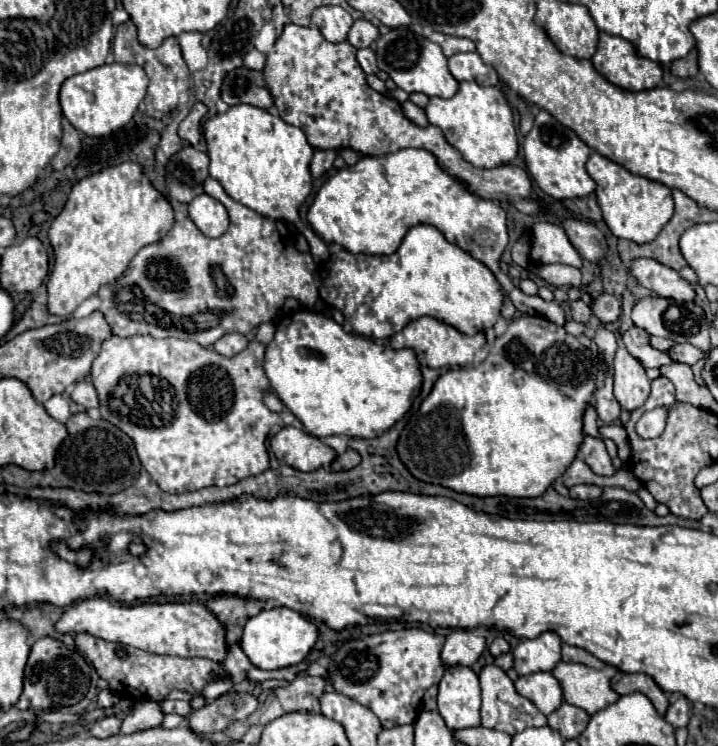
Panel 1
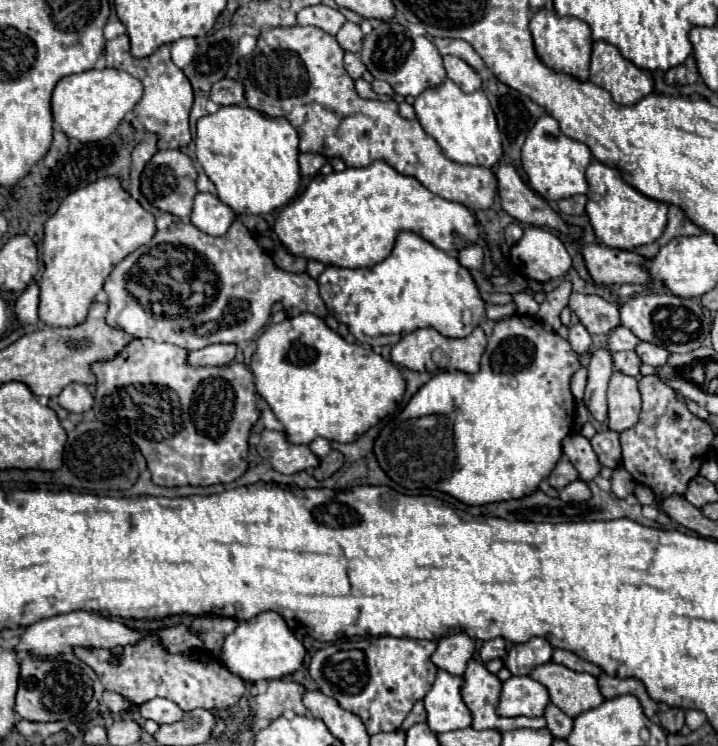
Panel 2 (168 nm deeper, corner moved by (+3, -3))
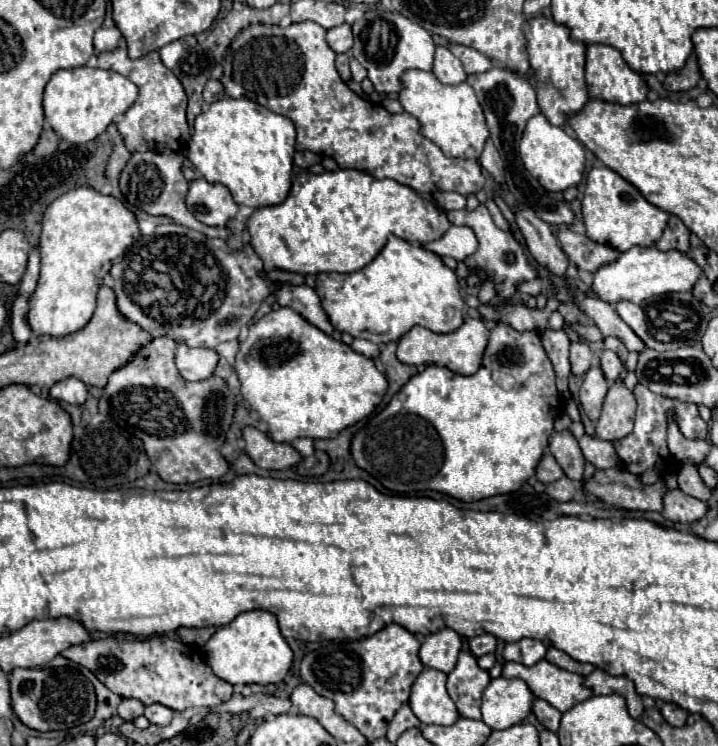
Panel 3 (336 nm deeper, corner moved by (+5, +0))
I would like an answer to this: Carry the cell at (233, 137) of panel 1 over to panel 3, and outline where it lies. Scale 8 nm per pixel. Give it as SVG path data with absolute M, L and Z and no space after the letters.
M220 98L210 104L210 108L196 116L194 122L194 134L188 142L187 150L183 151L184 156L198 170L200 176L204 176L208 182L220 182L224 184L234 200L238 204L260 208L260 206L272 206L284 202L288 196L290 184L292 184L292 156L296 152L296 130L292 122L258 102L252 102L248 98Z

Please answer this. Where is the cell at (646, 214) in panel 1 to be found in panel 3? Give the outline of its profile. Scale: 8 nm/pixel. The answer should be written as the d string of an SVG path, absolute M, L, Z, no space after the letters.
M600 166L592 168L586 178L586 190L582 198L582 218L586 236L598 244L608 244L618 252L630 250L632 246L654 246L660 240L670 214L650 204L636 186L624 180L614 170Z

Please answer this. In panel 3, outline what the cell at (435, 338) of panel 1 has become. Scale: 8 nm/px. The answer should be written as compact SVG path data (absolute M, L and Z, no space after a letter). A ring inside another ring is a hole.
M466 316L462 326L450 334L436 334L424 326L414 326L408 334L404 334L404 338L398 340L396 356L404 364L414 364L414 366L436 364L436 366L446 366L456 374L470 376L482 364L482 354L486 350L488 336L490 336L490 330L484 326L484 322L480 318L470 318L470 316ZM468 346L470 346L470 358L466 356Z

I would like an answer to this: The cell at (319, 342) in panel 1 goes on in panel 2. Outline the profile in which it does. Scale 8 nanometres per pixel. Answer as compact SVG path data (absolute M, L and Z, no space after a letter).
M300 313L296 317L286 317L282 323L270 325L256 343L258 349L250 363L250 369L256 377L256 389L260 397L270 405L278 421L286 427L290 443L308 445L316 437L338 443L352 443L386 415L394 413L406 393L402 371L392 361L386 361L382 355L358 343L344 341L336 331L332 331L320 317L312 313Z

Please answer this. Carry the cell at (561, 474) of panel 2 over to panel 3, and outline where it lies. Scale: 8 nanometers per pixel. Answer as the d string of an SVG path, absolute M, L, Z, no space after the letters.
M544 452L542 460L540 460L538 466L536 466L536 478L538 478L540 482L544 482L544 484L550 484L550 482L560 480L562 476L564 476L564 472L562 472L562 468L558 466L558 462L552 458L550 452Z

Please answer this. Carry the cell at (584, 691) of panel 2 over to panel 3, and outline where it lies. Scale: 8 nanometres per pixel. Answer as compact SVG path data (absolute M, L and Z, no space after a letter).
M540 660L534 666L524 666L520 662L504 662L502 676L524 680L536 698L546 700L560 712L566 712L574 704L584 702L592 696L592 690L582 686L580 674L562 670L548 660Z

